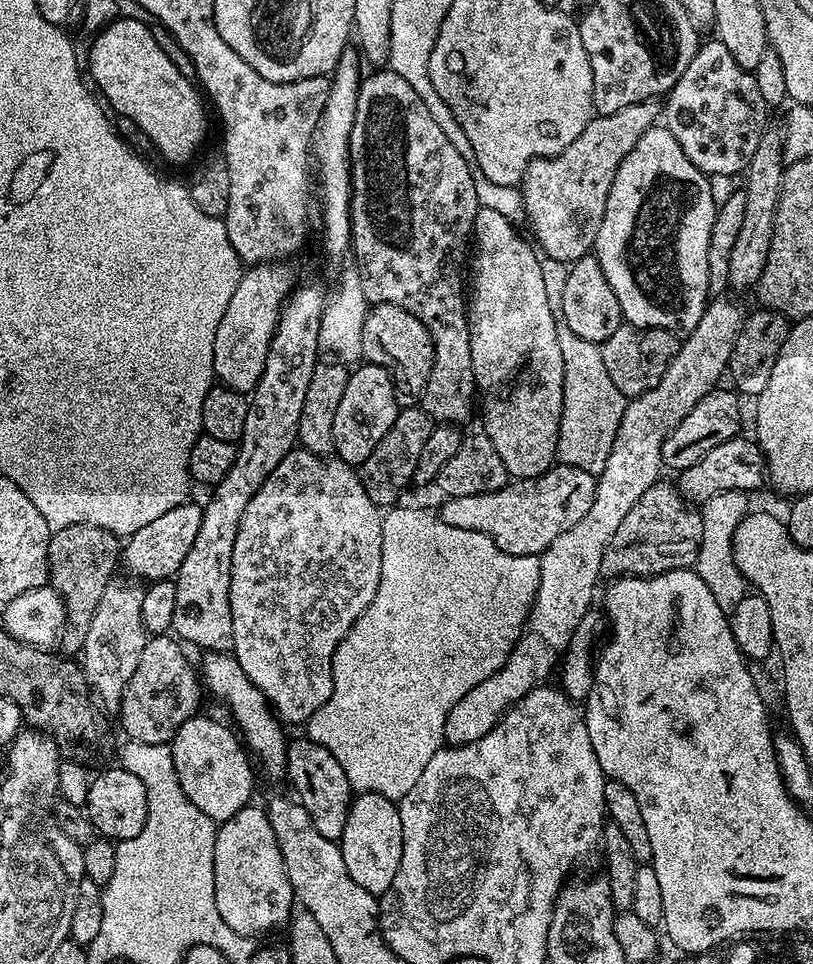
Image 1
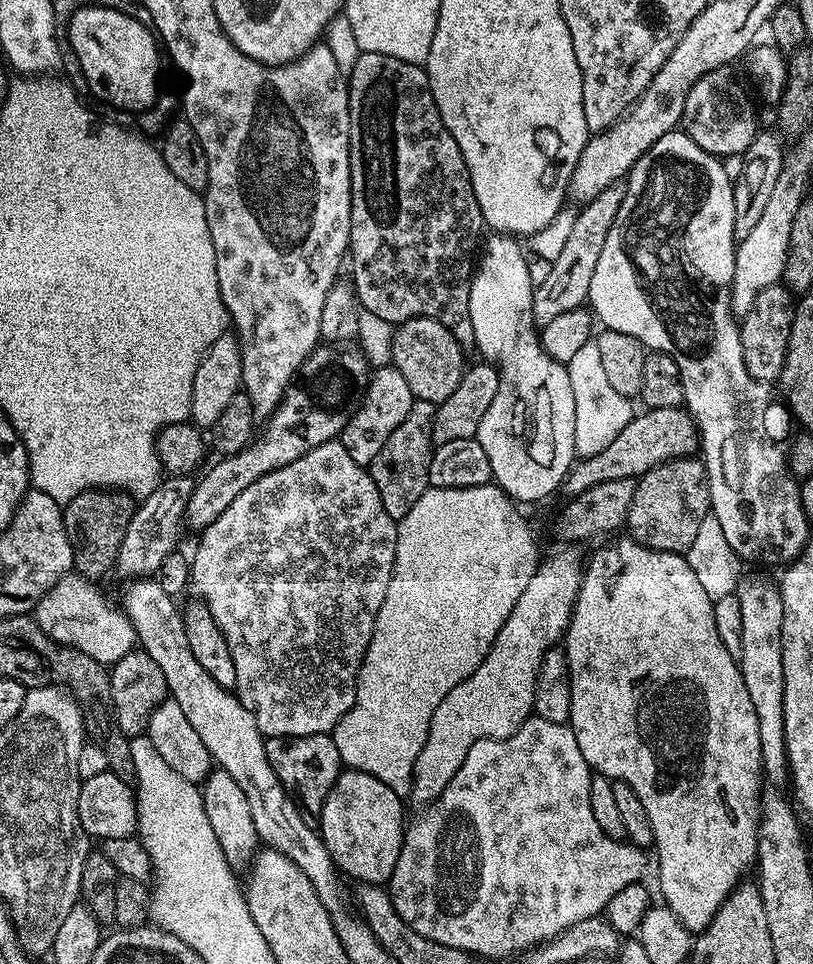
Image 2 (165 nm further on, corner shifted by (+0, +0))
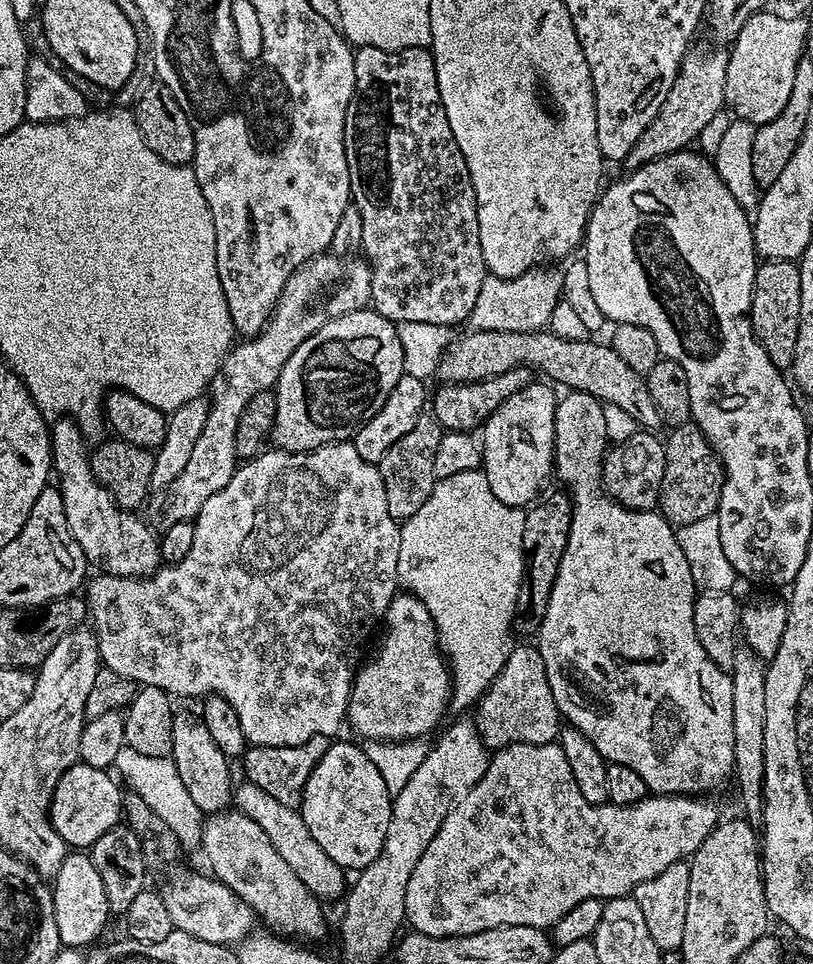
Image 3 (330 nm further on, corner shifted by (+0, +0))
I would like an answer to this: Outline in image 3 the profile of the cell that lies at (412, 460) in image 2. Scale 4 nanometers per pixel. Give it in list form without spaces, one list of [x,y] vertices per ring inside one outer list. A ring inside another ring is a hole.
[[[432,414],[420,416],[413,428],[403,438],[398,438],[398,442],[394,442],[394,446],[390,446],[390,450],[386,450],[386,454],[380,459],[378,467],[382,486],[386,486],[386,506],[390,506],[390,518],[398,522],[408,520],[418,514],[422,502],[430,498],[432,487],[437,481],[434,474],[434,453],[438,450],[438,442],[442,442],[444,433],[445,429]]]

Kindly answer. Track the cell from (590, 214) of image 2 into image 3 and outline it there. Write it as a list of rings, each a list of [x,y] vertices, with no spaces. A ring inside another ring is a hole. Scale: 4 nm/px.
[[[700,48],[689,51],[680,64],[680,73],[674,78],[674,86],[670,86],[670,94],[666,94],[666,102],[662,102],[662,110],[646,126],[642,138],[634,142],[634,150],[623,161],[623,167],[635,170],[651,160],[669,156],[675,152],[683,152],[689,147],[691,140],[696,140],[712,124],[712,119],[726,108],[726,74],[729,53],[723,48]]]

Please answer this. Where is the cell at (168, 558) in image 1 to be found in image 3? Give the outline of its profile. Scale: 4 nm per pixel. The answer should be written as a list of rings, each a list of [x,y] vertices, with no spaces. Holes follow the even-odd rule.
[[[368,306],[328,320],[326,326],[310,334],[282,366],[274,389],[276,409],[271,443],[282,452],[313,452],[327,444],[339,444],[355,437],[356,431],[382,410],[386,398],[390,398],[390,390],[398,386],[398,378],[403,376],[402,342],[398,342],[393,321]]]

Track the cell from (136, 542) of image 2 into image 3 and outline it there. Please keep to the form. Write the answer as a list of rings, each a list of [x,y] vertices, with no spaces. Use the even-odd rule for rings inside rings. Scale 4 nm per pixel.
[[[344,259],[344,284],[312,284],[312,280],[304,280],[303,270],[298,269],[286,282],[274,310],[264,323],[264,329],[257,336],[240,342],[244,344],[237,343],[221,362],[220,370],[210,385],[206,427],[202,429],[202,435],[198,437],[194,451],[186,462],[186,470],[182,470],[182,474],[178,474],[178,478],[174,478],[174,482],[159,493],[156,520],[161,529],[174,526],[176,522],[195,521],[202,506],[206,506],[206,501],[218,494],[226,482],[230,482],[238,467],[238,418],[242,418],[242,410],[246,408],[246,402],[254,398],[254,394],[275,389],[282,366],[290,354],[294,354],[294,350],[298,350],[298,346],[302,346],[310,334],[322,330],[328,320],[365,307],[371,301],[371,268],[367,261],[356,259]]]

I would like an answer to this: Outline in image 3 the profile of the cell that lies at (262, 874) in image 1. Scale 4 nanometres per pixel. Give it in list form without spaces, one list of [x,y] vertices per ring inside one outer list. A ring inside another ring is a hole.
[[[177,711],[172,717],[172,754],[174,766],[178,766],[178,774],[186,786],[194,806],[205,814],[225,811],[233,803],[234,781],[228,769],[230,760],[222,750],[214,744],[213,736],[206,730],[206,724],[194,711]]]

